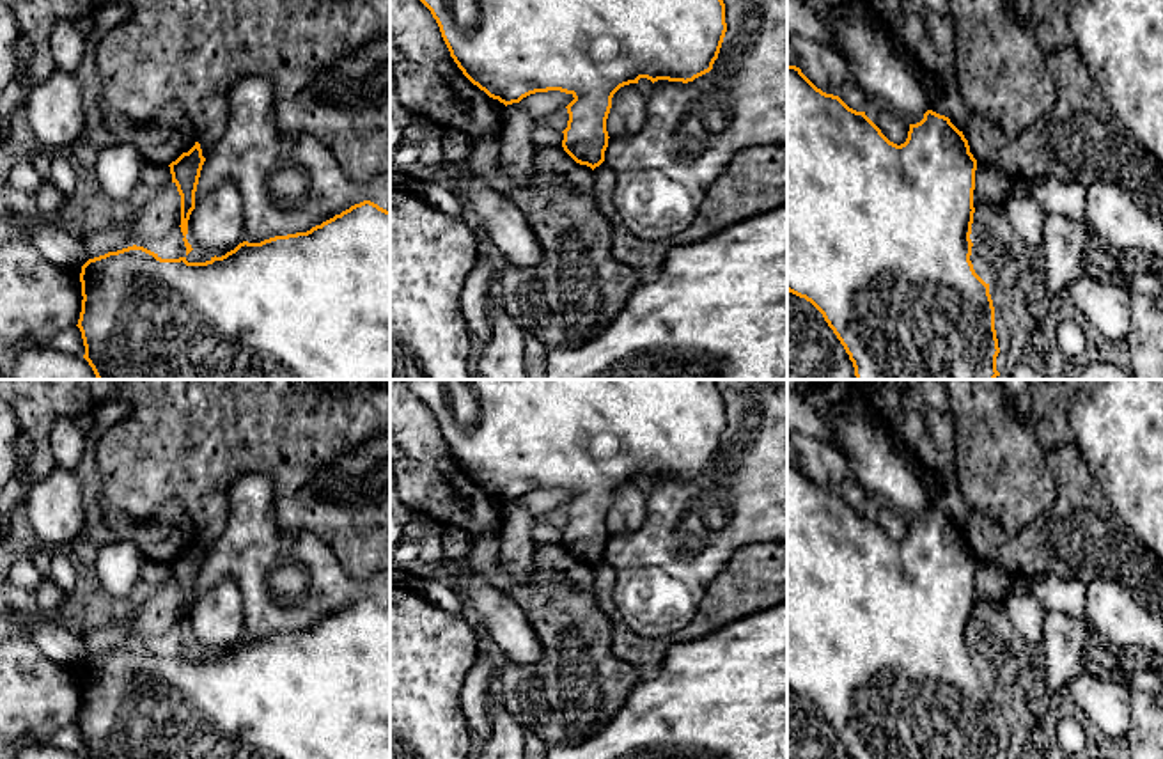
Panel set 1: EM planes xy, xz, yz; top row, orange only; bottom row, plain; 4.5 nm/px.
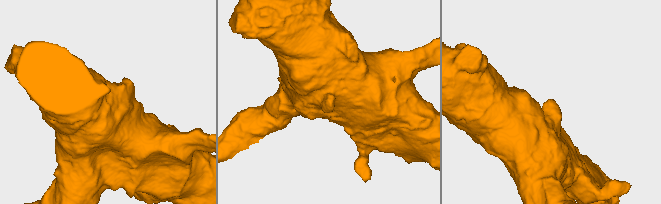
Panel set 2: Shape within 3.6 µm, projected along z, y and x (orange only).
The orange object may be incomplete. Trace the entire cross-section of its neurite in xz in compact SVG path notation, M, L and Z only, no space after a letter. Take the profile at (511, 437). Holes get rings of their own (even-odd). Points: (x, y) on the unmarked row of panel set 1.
M404 380L431 408L450 454L463 472L500 500L512 502L535 489L560 488L574 497L566 504L564 548L592 567L605 559L606 516L613 491L647 475L693 479L718 456L727 420L716 380Z

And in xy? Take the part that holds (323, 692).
M371 598L351 603L307 630L275 633L261 640L239 640L222 654L188 660L161 656L144 644L128 644L89 656L82 663L82 729L87 759L390 759L390 608Z

